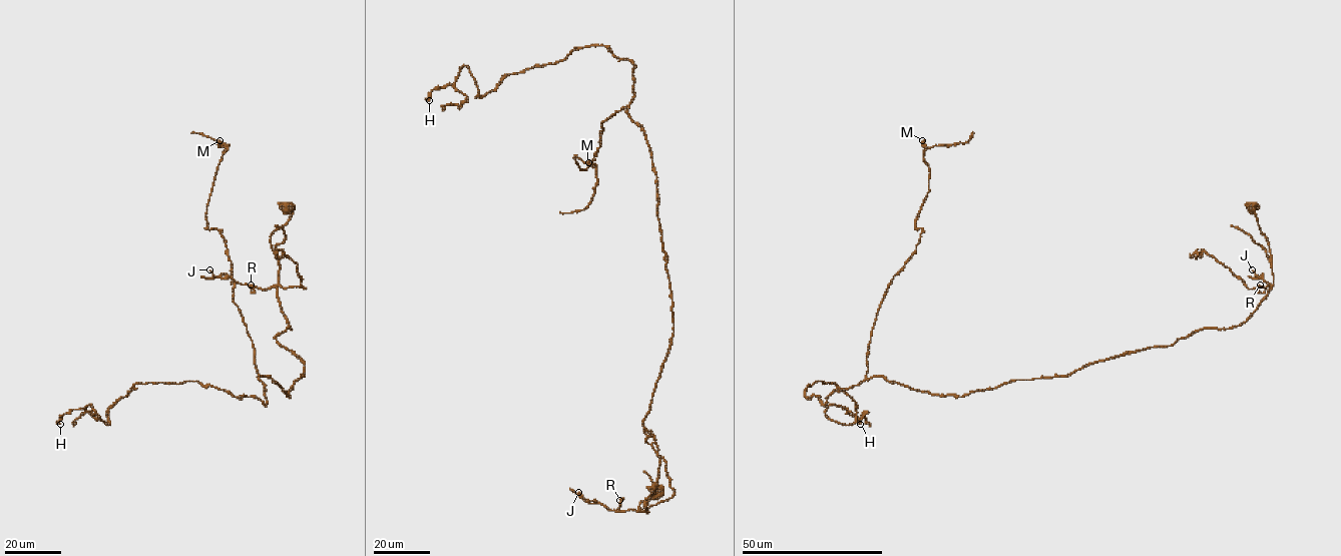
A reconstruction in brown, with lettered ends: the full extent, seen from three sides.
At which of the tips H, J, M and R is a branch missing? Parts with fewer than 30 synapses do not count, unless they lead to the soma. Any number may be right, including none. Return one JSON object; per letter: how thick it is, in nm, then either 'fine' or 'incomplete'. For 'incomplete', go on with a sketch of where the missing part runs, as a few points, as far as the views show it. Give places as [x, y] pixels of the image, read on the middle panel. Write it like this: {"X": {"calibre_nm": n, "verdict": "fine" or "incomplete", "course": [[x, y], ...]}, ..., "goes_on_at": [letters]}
{"H": {"calibre_nm": 380, "verdict": "fine"}, "J": {"calibre_nm": 180, "verdict": "fine"}, "M": {"calibre_nm": 550, "verdict": "fine"}, "R": {"calibre_nm": 200, "verdict": "fine"}, "goes_on_at": []}

